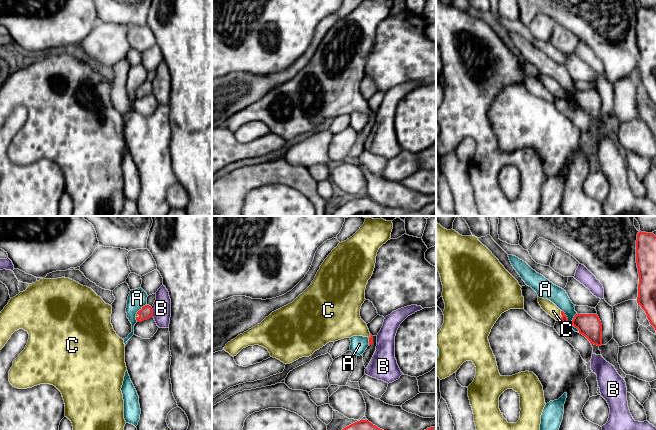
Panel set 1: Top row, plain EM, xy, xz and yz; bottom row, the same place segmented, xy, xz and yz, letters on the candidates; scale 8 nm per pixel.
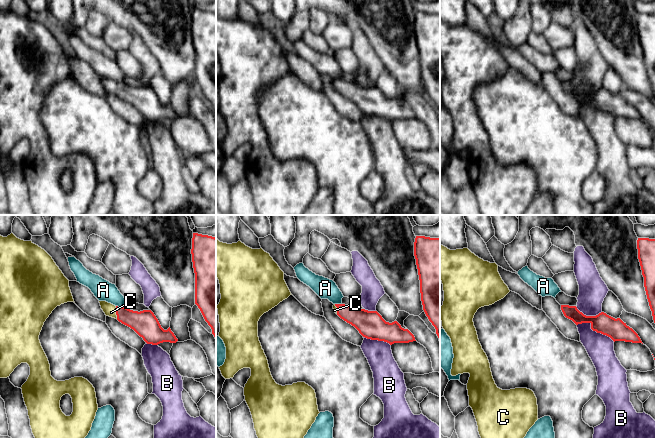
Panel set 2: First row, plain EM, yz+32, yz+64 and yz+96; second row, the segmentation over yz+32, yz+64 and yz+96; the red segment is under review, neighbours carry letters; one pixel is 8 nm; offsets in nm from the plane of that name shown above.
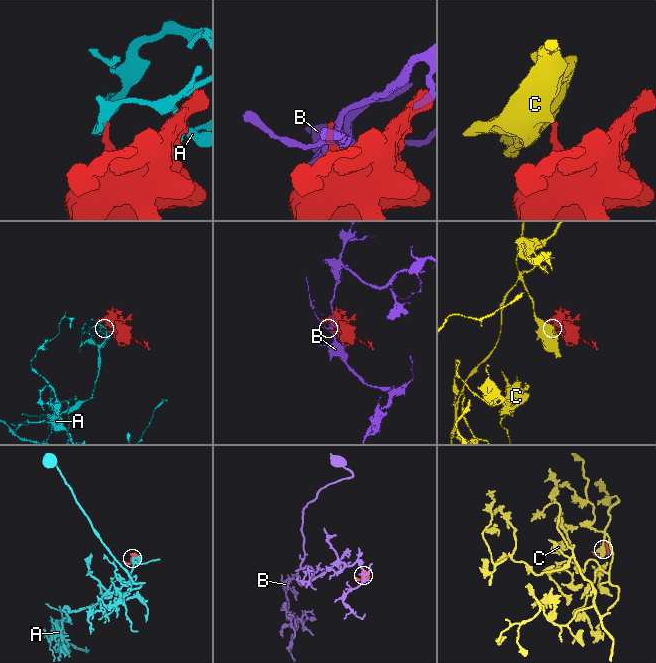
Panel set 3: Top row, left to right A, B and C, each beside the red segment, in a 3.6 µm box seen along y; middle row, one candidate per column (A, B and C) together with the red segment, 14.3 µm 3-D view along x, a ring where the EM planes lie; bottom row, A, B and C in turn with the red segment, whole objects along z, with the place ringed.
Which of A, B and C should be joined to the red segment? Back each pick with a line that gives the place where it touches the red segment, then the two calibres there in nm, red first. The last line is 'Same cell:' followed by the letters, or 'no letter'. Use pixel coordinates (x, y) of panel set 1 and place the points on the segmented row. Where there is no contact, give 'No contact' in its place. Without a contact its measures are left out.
C: Touches red at yz (562, 316). Thickness 60 nm (red) against 100 nm
Same cell: C

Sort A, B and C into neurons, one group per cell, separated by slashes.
A / B / C

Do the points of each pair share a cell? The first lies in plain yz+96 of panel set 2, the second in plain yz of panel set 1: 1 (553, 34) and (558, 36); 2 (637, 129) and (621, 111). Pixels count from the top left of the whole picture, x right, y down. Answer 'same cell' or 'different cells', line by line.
1: same cell
2: different cells

